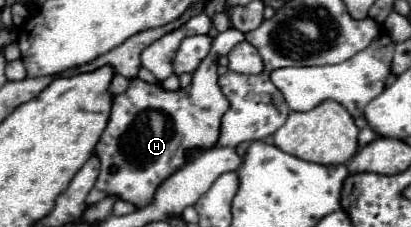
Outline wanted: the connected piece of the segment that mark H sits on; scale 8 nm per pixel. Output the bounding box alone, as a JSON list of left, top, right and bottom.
[87,27,245,209]

